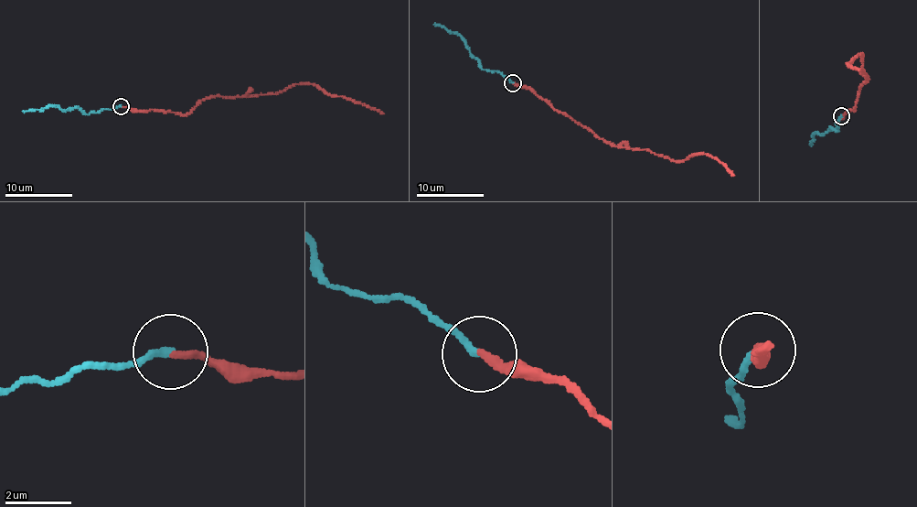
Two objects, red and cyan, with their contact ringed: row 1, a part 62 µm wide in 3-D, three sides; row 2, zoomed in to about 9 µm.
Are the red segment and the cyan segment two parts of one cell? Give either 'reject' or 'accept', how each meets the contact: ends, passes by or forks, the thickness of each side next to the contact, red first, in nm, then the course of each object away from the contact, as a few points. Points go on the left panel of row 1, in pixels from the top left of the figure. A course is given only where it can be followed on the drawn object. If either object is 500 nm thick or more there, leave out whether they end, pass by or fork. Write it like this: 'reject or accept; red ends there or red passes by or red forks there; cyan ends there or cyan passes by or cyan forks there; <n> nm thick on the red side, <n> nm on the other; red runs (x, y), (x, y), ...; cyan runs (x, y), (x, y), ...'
reject; red ends there; cyan ends there; 220 nm thick on the red side, 240 nm on the other; red runs (121, 106), (184, 114), (216, 95), (277, 93), (296, 84), (314, 83), (328, 93), (384, 113); cyan runs (121, 106), (87, 114), (77, 108), (69, 111), (50, 106), (23, 111)

